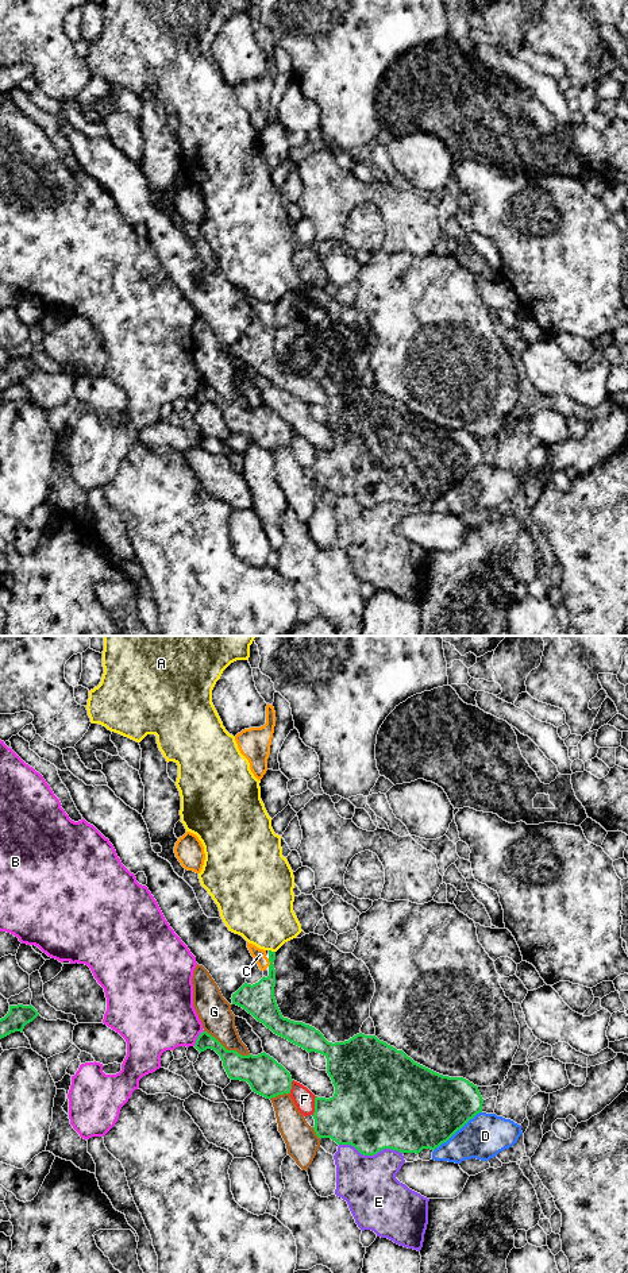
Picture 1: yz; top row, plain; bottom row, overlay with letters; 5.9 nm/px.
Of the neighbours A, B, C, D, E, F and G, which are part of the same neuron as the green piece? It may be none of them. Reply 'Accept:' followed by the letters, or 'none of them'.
Accept: C

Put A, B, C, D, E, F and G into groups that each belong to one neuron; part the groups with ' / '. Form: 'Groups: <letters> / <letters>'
Groups: A / B / C / D / E / F / G

